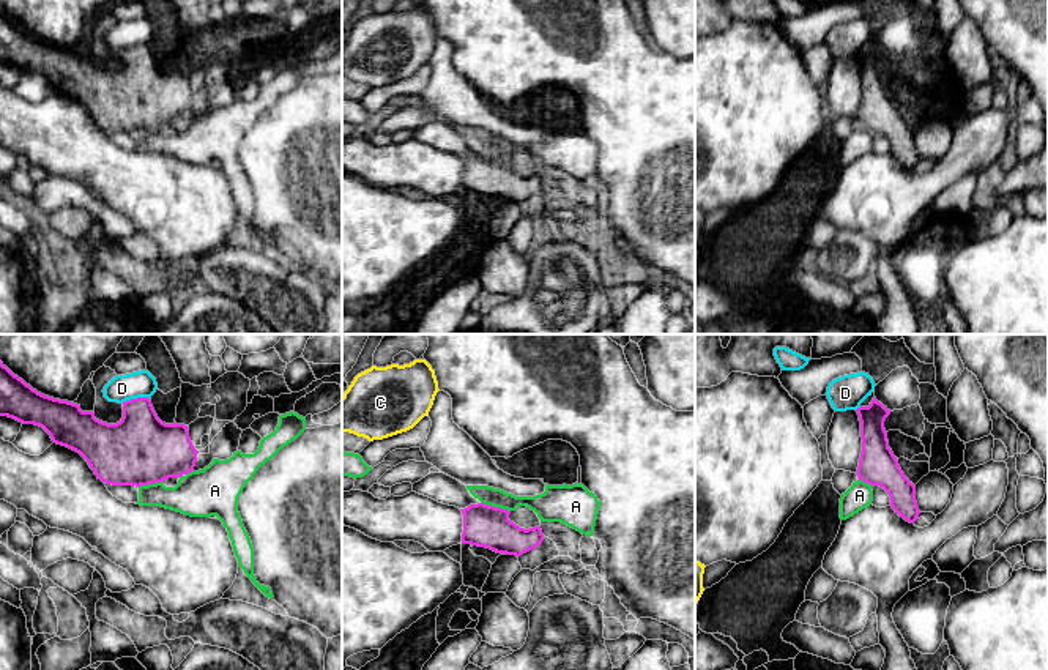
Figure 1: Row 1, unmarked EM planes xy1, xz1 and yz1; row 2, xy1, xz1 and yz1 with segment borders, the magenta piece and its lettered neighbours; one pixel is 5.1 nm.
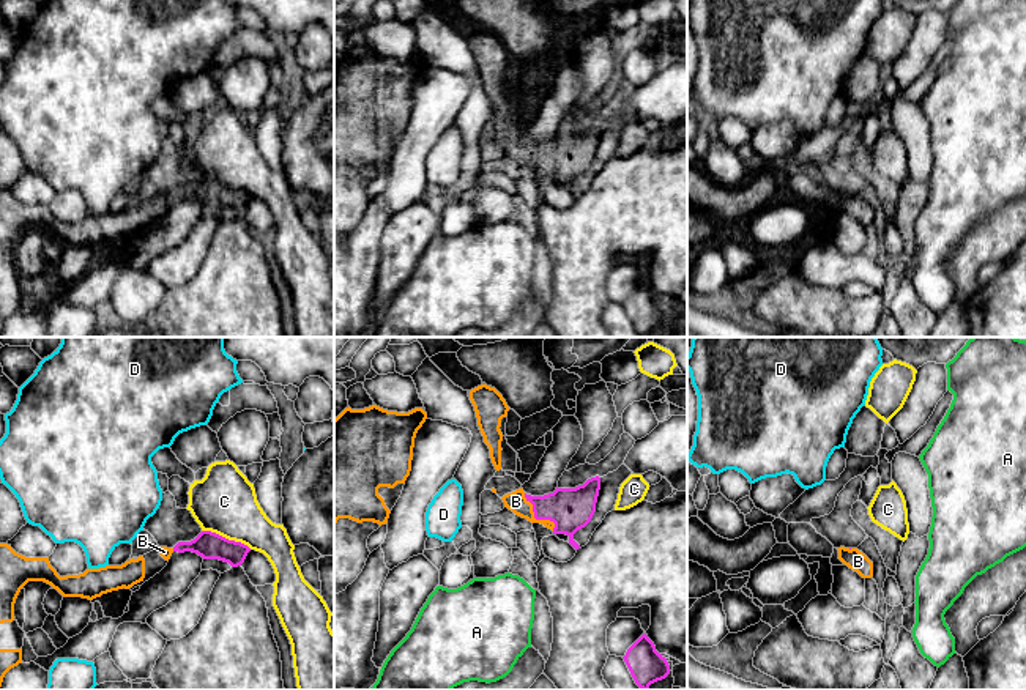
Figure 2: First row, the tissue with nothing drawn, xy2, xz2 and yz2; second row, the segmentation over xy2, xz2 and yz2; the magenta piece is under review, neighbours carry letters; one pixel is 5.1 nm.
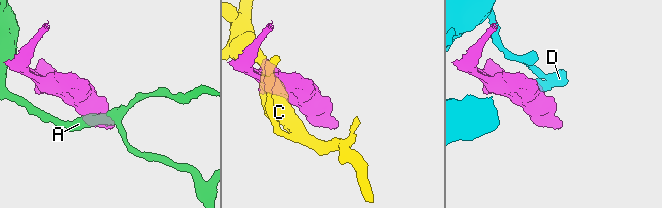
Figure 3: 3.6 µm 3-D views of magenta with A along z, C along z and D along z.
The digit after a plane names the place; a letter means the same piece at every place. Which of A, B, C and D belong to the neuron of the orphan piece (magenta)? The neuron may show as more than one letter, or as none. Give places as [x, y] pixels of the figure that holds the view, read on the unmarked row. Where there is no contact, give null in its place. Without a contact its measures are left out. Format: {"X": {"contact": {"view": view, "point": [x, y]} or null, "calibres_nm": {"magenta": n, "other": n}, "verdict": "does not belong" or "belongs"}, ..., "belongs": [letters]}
{"A": {"contact": {"view": "xz1", "point": [494, 153]}, "calibres_nm": {"magenta": 220, "other": 110}, "verdict": "does not belong"}, "B": {"contact": {"view": "xz2", "point": [536, 166]}, "calibres_nm": {"magenta": 220, "other": 110}, "verdict": "belongs"}, "C": {"contact": {"view": "xy2", "point": [227, 186]}, "calibres_nm": {"magenta": 140, "other": 320}, "verdict": "does not belong"}, "D": {"contact": {"view": "xy1", "point": [137, 44]}, "calibres_nm": {"magenta": 340, "other": 140}, "verdict": "does not belong"}, "belongs": ["B"]}

